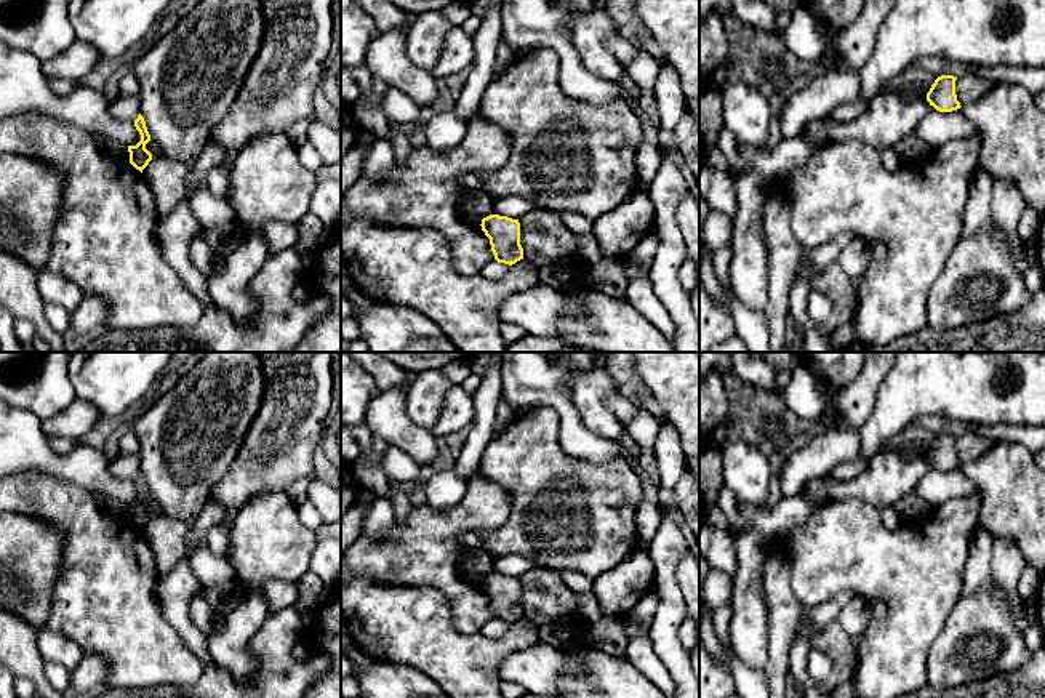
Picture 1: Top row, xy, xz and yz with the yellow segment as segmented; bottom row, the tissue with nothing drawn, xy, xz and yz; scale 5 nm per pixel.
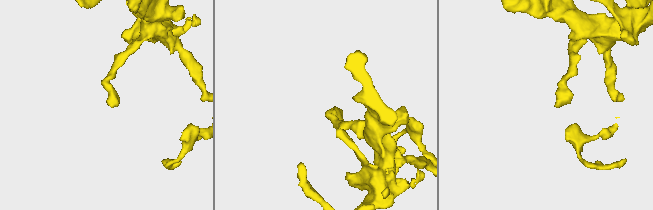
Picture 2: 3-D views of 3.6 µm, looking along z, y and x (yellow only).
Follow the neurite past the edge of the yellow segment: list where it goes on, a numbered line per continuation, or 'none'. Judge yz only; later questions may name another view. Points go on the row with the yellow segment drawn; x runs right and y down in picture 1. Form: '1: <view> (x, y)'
none

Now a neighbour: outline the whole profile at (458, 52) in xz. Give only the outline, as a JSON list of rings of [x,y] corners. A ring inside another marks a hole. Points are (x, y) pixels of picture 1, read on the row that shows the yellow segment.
[[[453,26],[445,37],[440,58],[432,69],[437,80],[445,80],[448,75],[456,74],[474,62],[475,48],[474,40],[461,26]]]

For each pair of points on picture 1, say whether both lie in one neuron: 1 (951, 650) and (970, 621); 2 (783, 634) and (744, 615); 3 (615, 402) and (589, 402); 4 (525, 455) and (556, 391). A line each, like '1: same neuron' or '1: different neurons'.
1: same neuron
2: different neurons
3: different neurons
4: different neurons

